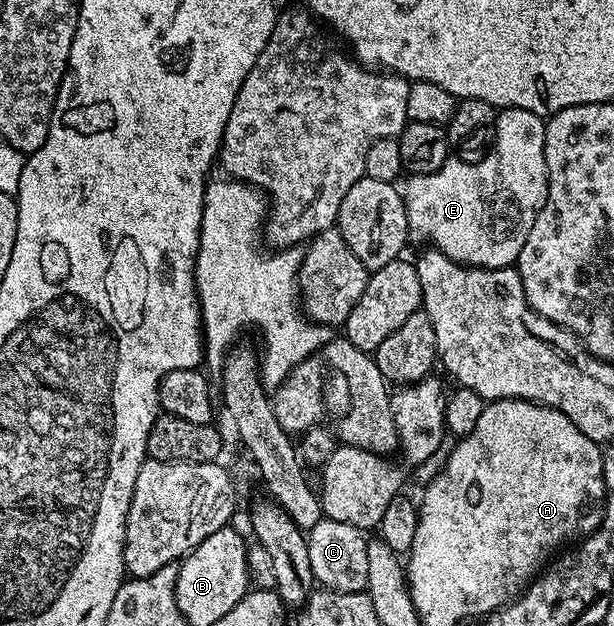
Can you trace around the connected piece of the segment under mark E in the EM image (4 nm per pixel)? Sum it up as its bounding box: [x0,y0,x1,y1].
[401,108,550,268]

